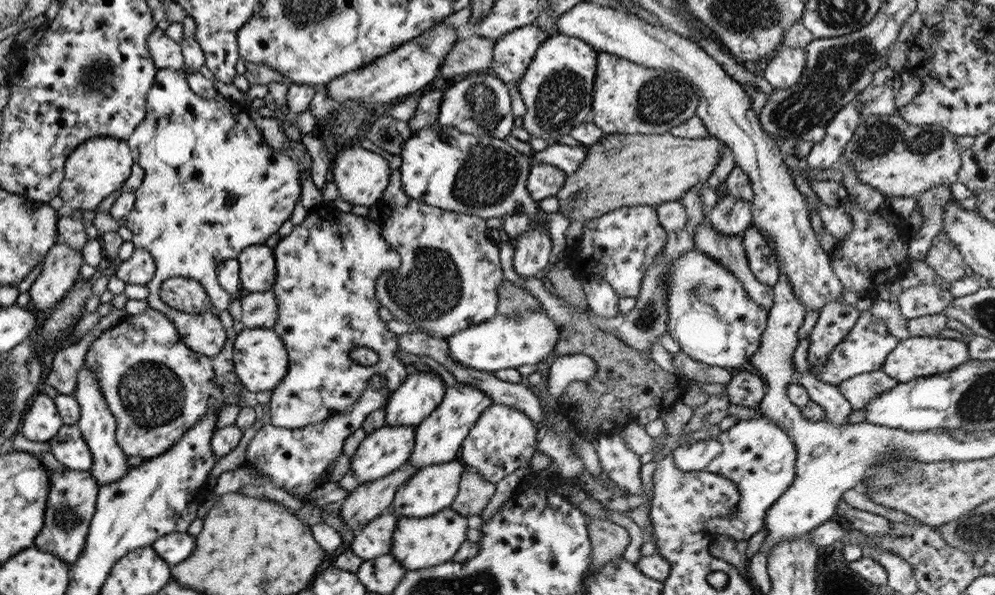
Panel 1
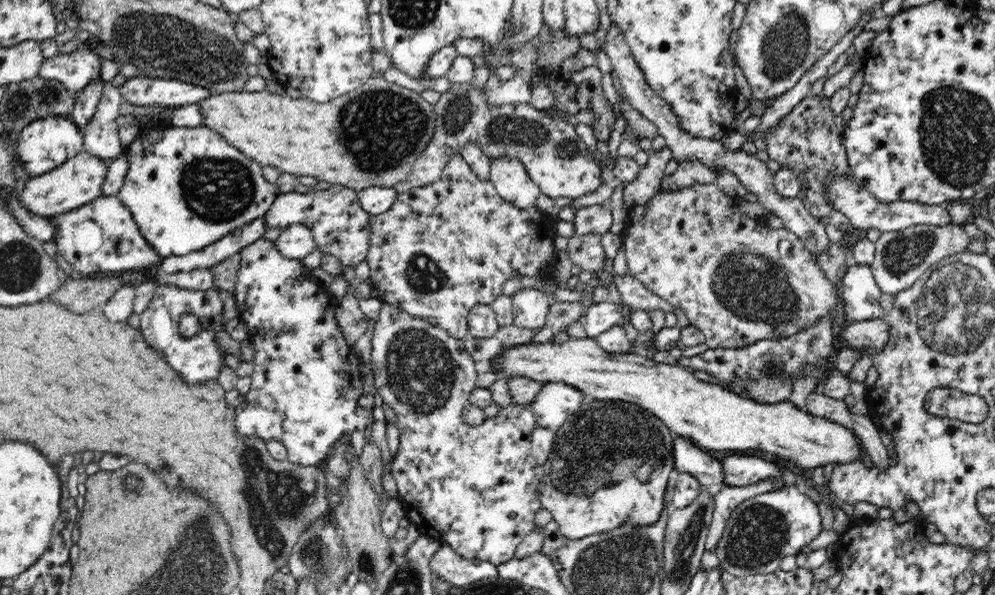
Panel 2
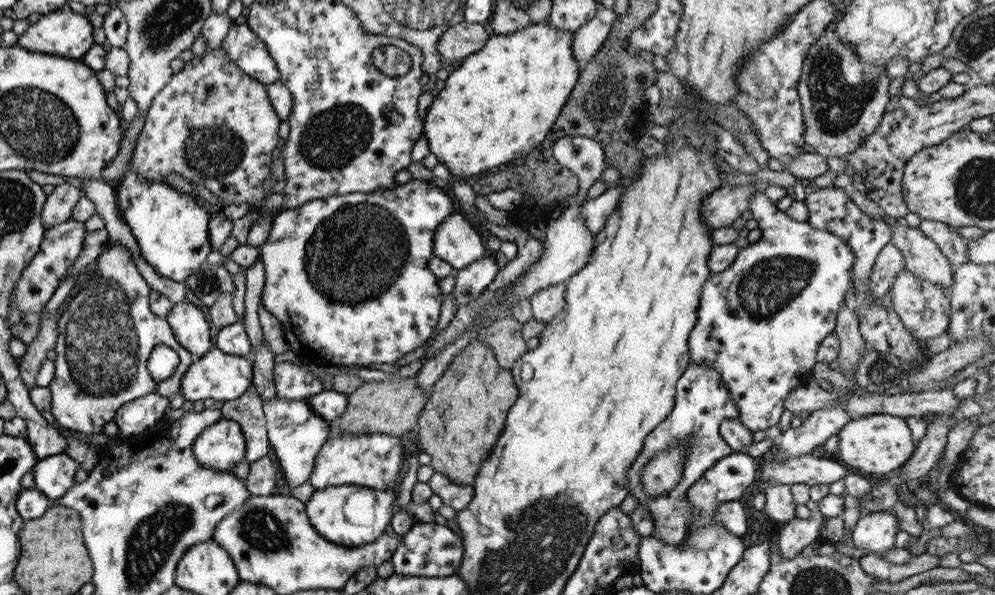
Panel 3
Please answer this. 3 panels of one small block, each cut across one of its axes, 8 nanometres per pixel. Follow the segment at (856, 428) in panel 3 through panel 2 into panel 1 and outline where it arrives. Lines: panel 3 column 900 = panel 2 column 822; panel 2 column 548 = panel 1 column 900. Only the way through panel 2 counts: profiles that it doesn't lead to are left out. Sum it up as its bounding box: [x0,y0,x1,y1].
[882,336,968,383]

